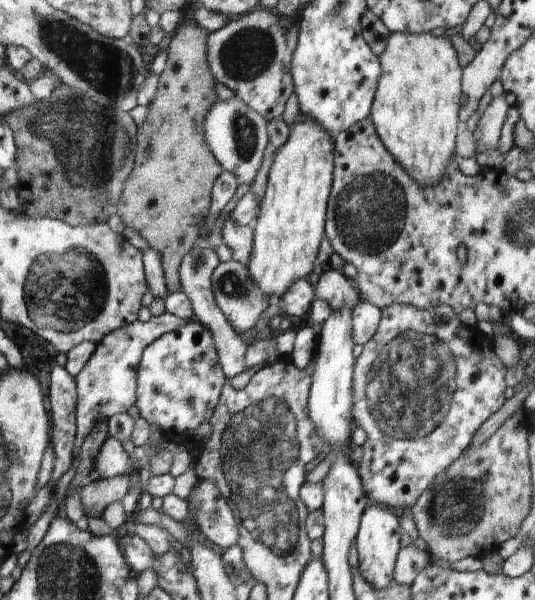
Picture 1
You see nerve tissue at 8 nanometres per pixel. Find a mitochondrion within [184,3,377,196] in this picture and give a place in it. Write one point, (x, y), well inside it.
(247, 54)

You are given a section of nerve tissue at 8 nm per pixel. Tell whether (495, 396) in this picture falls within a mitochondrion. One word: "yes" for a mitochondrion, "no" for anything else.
no

